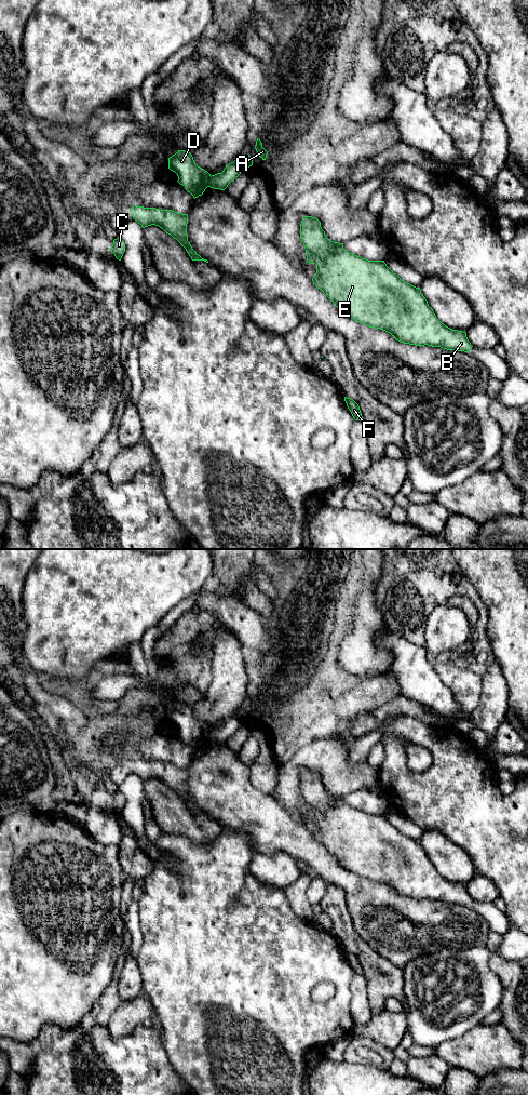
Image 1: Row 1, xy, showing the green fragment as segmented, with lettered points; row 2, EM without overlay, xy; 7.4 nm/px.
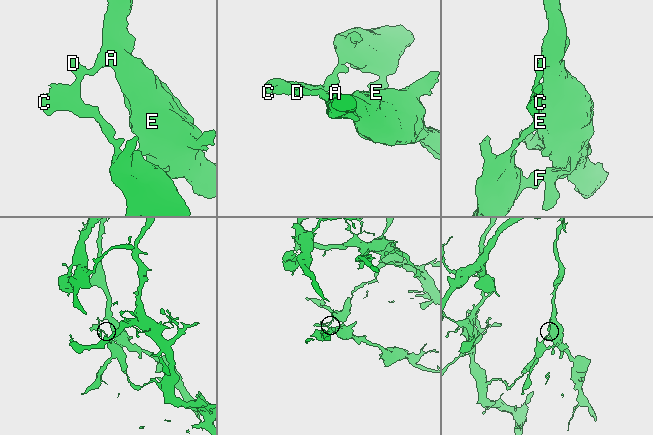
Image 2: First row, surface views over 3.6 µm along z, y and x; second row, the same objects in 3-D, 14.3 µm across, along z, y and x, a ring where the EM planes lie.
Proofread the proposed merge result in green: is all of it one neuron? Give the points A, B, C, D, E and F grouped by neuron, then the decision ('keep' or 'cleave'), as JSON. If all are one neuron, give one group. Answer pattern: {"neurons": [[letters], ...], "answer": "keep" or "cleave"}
{"neurons": [["A", "B", "E"], ["C", "D", "F"]], "answer": "cleave"}

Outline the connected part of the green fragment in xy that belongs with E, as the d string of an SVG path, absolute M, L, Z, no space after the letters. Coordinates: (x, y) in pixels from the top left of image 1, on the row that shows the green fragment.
M304 216L300 224L300 239L306 249L307 263L316 265L313 284L351 319L390 333L396 340L416 345L441 347L447 350L470 352L472 345L463 331L452 330L442 323L416 288L394 273L384 261L368 261L343 249L325 236L321 222Z

